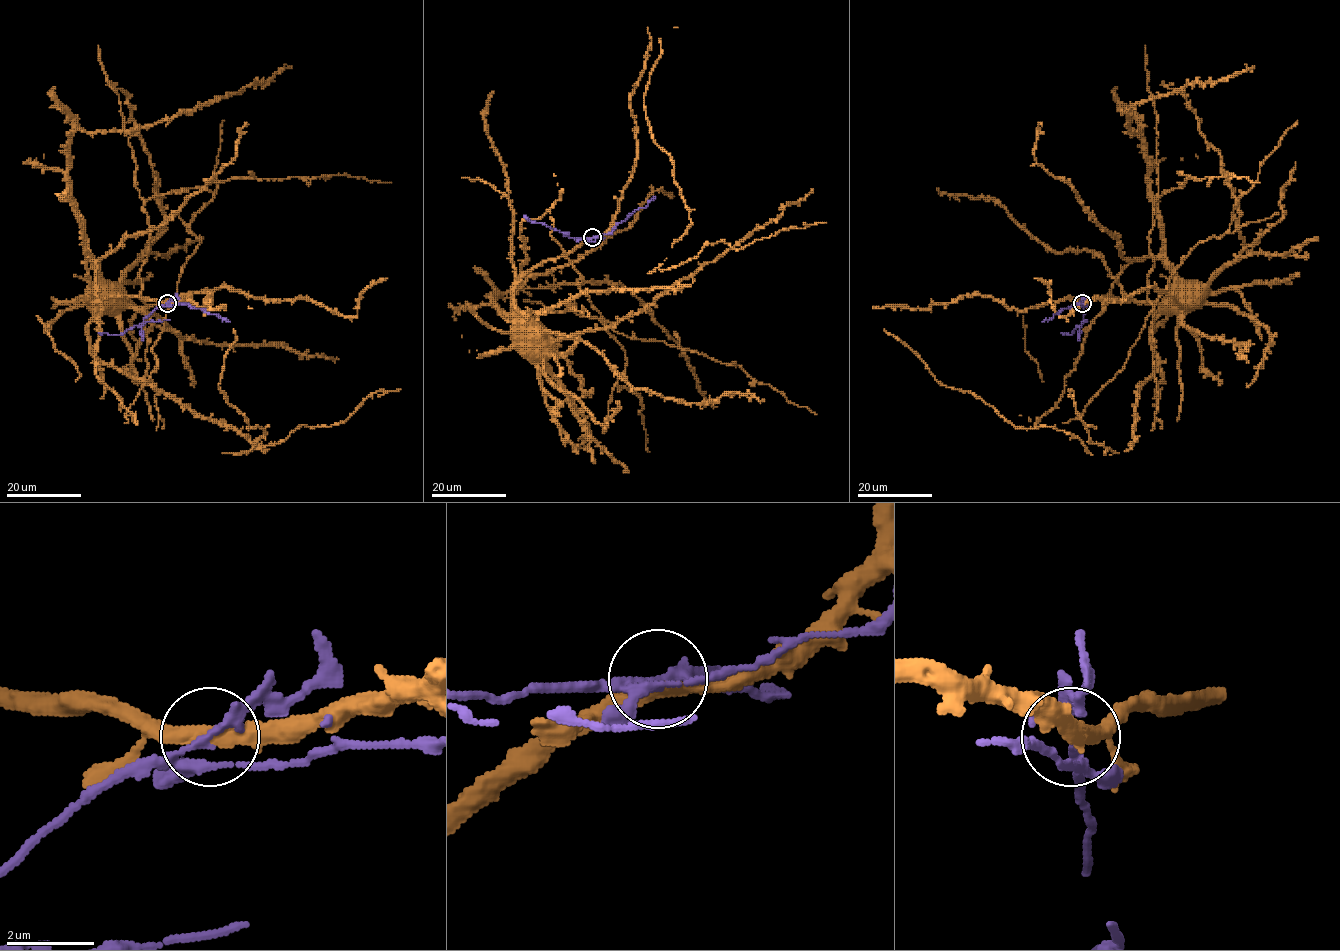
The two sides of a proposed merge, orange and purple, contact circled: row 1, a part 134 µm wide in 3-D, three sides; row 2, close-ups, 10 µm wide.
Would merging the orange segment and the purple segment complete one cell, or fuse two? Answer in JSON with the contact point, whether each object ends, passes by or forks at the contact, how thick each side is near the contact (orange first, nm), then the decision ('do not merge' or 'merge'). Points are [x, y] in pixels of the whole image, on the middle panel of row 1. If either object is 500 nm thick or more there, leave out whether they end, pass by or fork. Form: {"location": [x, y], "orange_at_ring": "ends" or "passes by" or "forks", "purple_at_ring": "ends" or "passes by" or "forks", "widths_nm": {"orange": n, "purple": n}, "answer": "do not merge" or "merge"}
{"location": [592, 237], "orange_at_ring": "passes by", "purple_at_ring": "forks", "widths_nm": {"orange": 340, "purple": 180}, "answer": "do not merge"}

